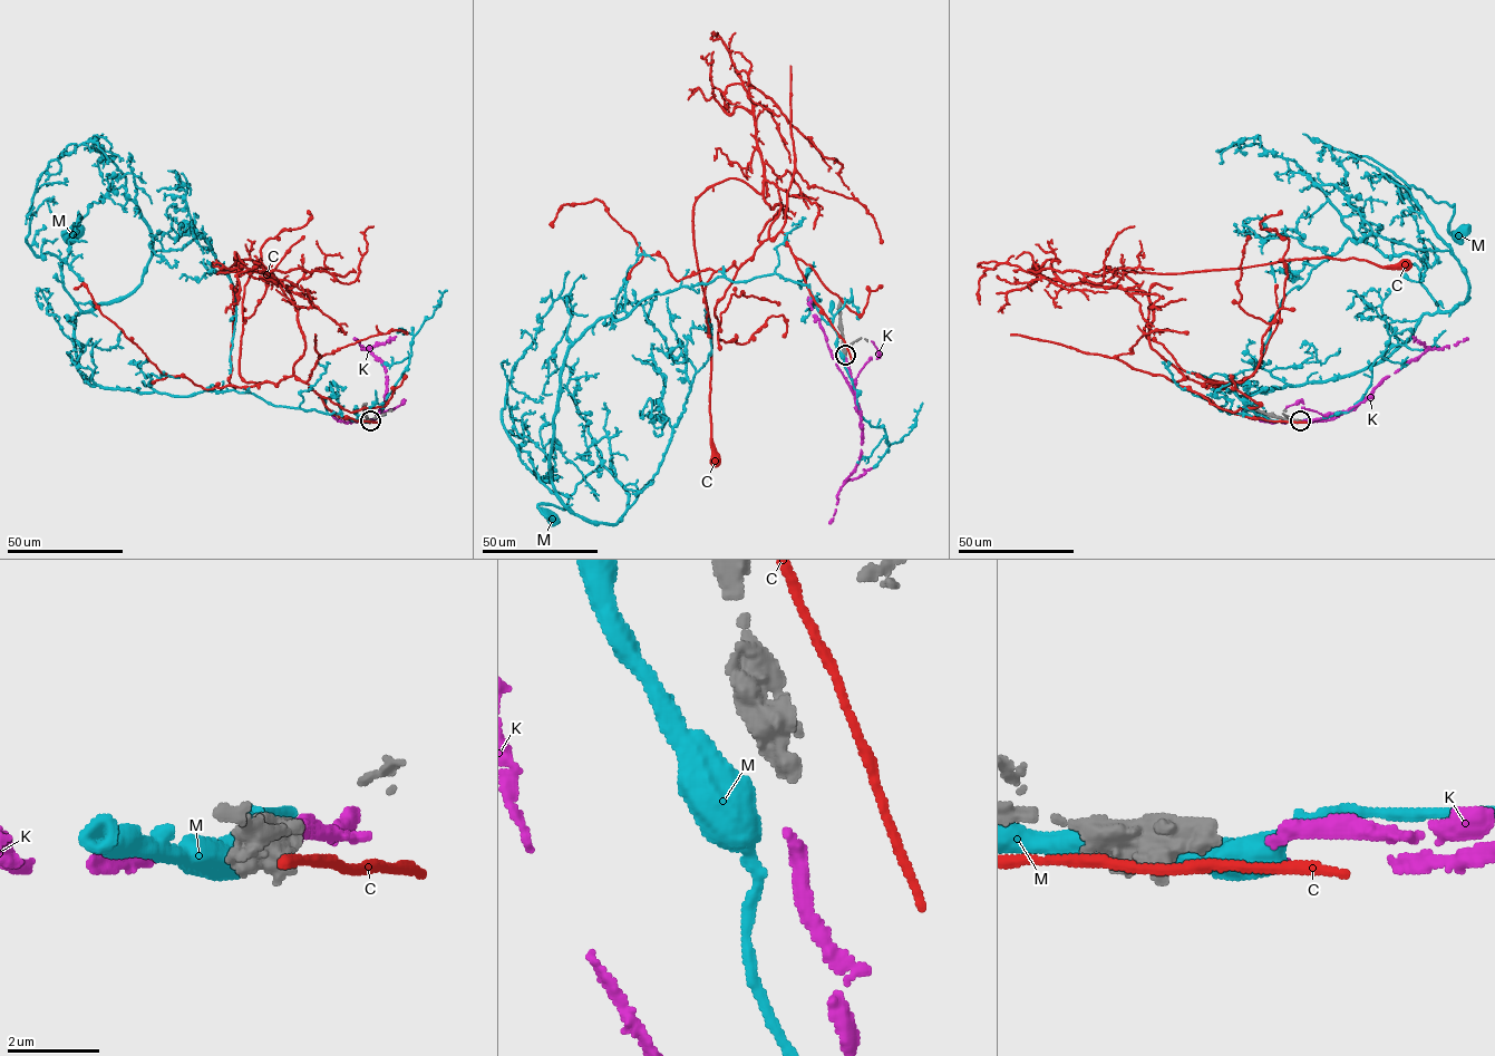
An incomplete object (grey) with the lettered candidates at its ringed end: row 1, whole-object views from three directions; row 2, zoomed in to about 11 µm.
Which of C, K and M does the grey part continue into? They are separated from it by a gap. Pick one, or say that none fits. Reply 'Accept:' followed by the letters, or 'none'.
Accept: K

